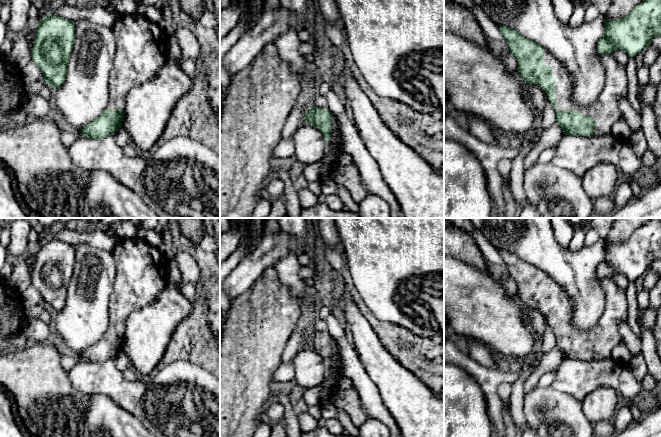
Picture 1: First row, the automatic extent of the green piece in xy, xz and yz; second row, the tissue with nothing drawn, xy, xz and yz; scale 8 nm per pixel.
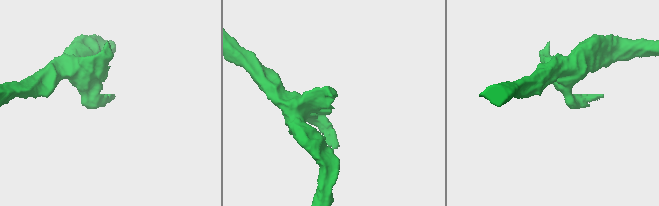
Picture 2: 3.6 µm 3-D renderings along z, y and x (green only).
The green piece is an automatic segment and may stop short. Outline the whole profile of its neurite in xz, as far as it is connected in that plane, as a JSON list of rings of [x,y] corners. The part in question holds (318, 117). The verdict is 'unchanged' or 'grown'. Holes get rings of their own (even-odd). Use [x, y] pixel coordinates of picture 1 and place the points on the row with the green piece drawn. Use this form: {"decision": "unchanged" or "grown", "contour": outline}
{"decision": "grown", "contour": [[[309,108],[305,114],[304,121],[311,126],[320,130],[325,140],[325,155],[329,154],[332,149],[332,127],[330,120],[331,112],[326,108]]]}

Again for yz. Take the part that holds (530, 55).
{"decision": "grown", "contour": [[[643,0],[625,17],[616,20],[604,20],[604,34],[599,39],[597,49],[599,60],[605,69],[605,83],[598,99],[589,108],[580,108],[572,100],[573,80],[565,66],[540,44],[521,36],[507,26],[500,26],[510,51],[517,60],[521,78],[542,88],[550,100],[556,114],[556,121],[569,136],[605,136],[611,133],[612,126],[624,118],[619,109],[621,98],[628,99],[628,77],[626,69],[611,55],[614,50],[624,50],[629,57],[635,57],[647,48],[652,40],[661,35],[661,0]]]}

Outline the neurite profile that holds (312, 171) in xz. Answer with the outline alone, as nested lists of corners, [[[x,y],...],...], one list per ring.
[[[332,113],[330,116],[330,120],[331,120],[331,127],[332,127],[331,131],[332,131],[333,149],[329,154],[324,155],[320,161],[305,166],[303,175],[305,176],[308,182],[322,183],[322,179],[320,176],[321,170],[332,164],[338,165],[338,161],[344,155],[344,151],[342,150],[341,147],[341,134],[339,131],[338,123],[336,117]]]

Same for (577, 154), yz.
[[[611,133],[599,137],[565,135],[557,143],[551,163],[580,178],[599,163],[612,164],[627,178],[646,167],[643,160],[635,155],[631,143],[618,139]]]

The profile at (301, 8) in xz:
[[[278,0],[282,7],[293,11],[299,20],[299,29],[304,29],[306,20],[312,15],[310,0]]]

